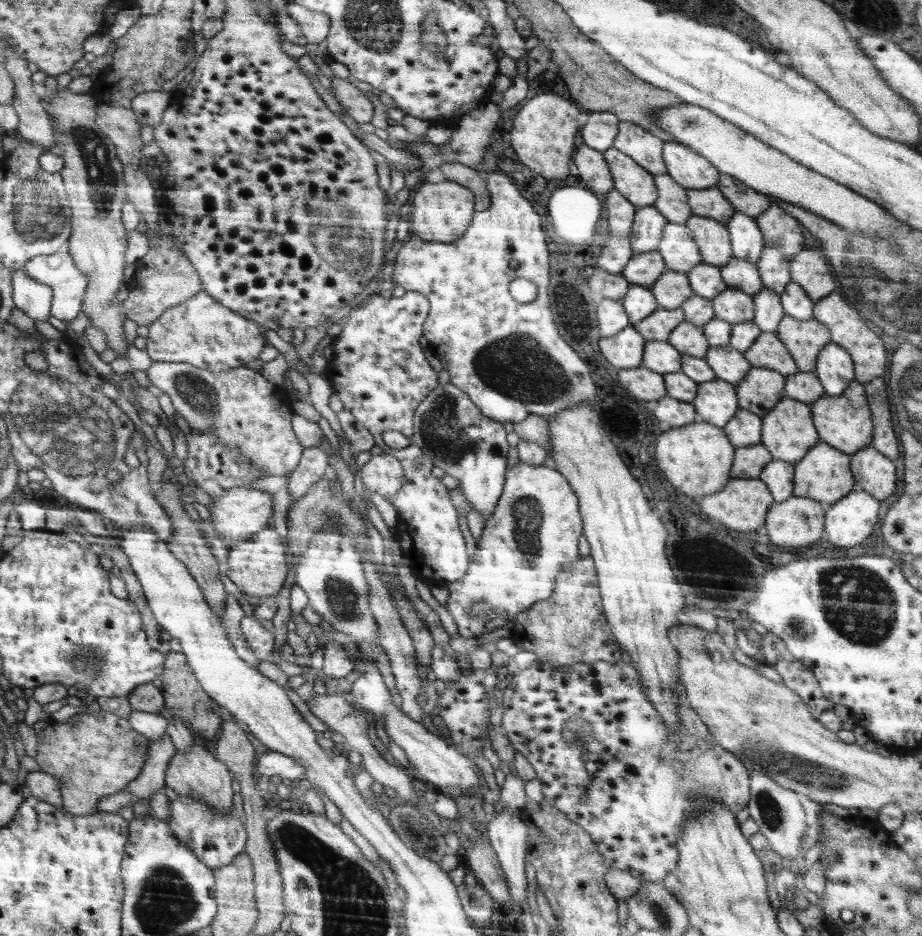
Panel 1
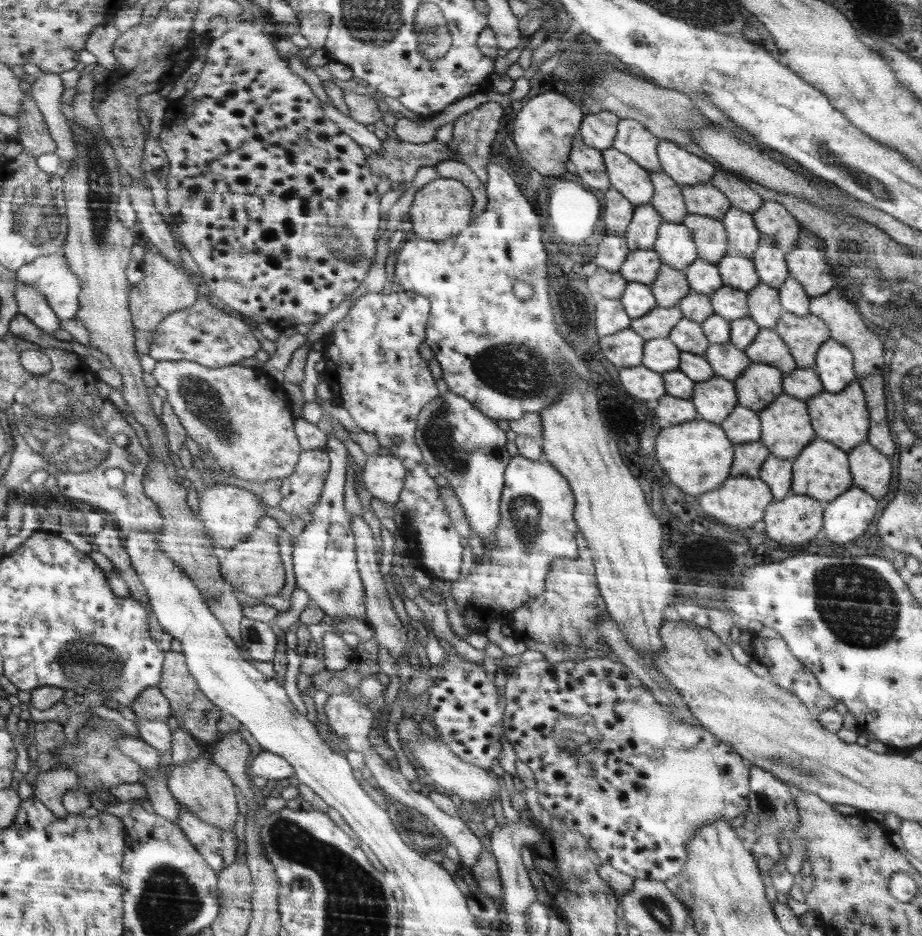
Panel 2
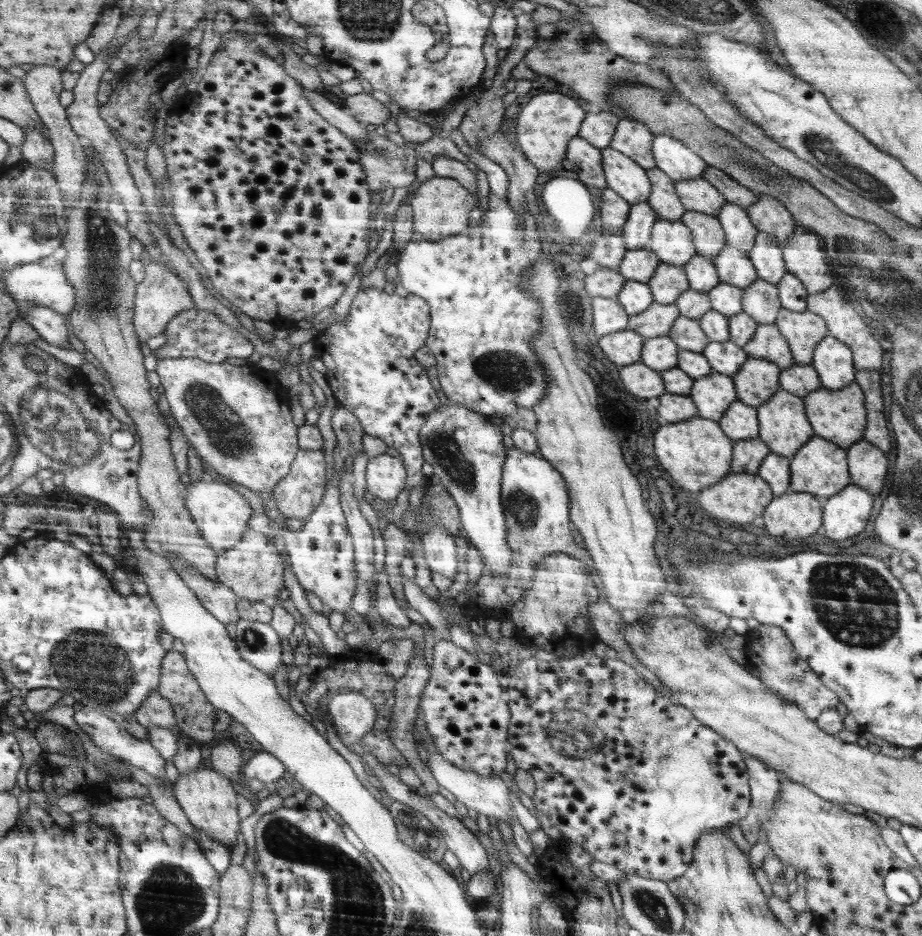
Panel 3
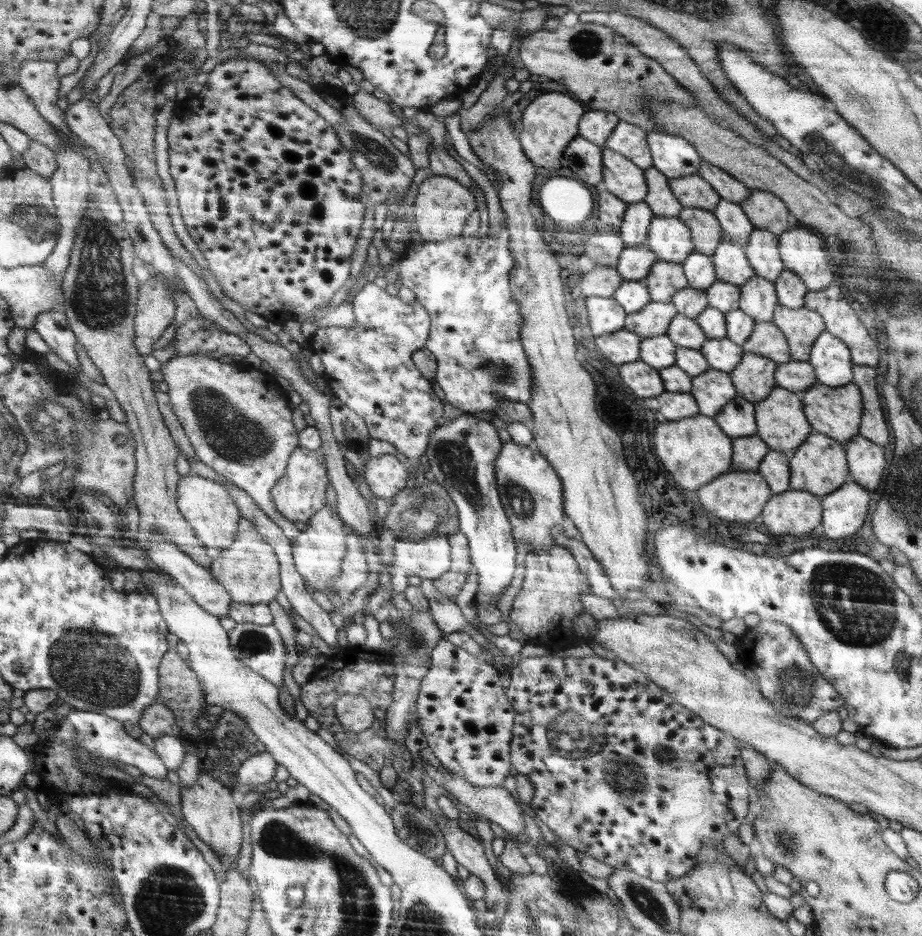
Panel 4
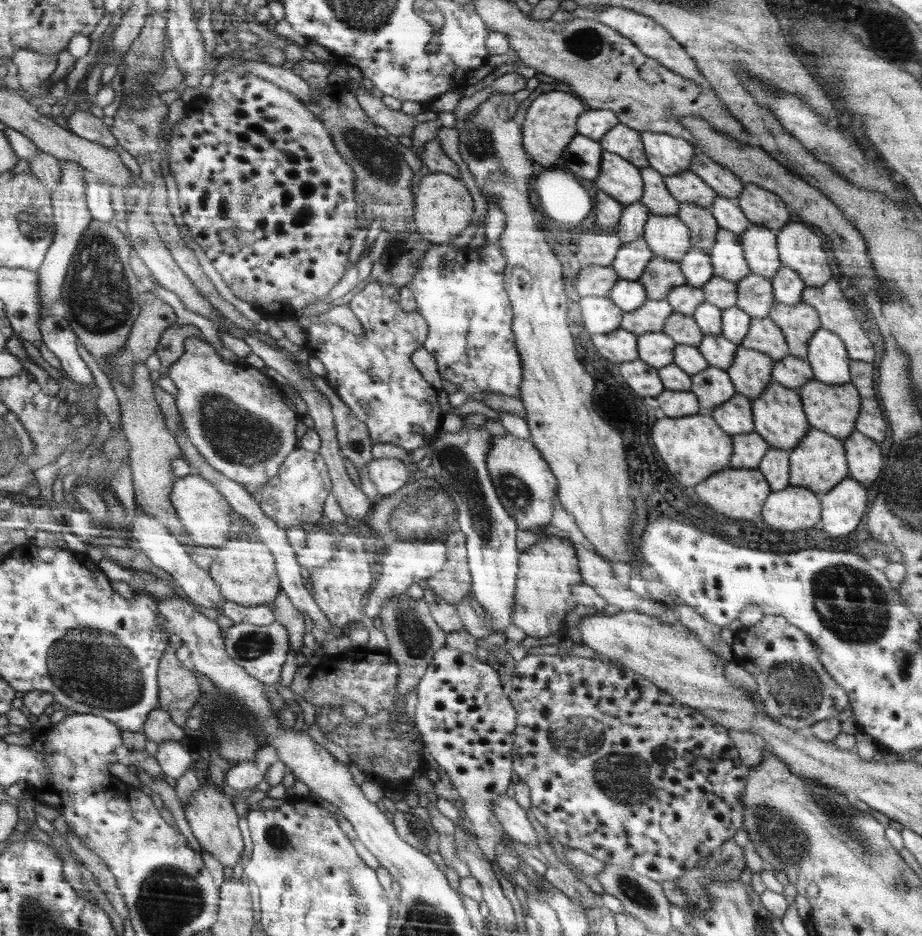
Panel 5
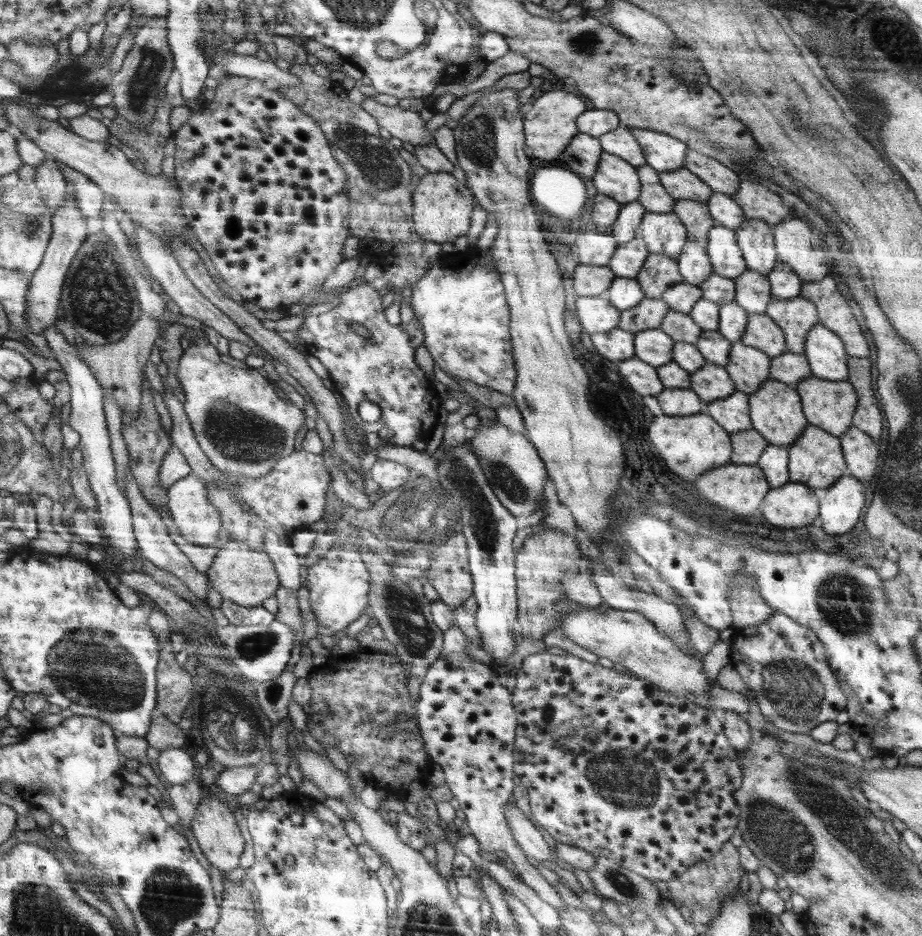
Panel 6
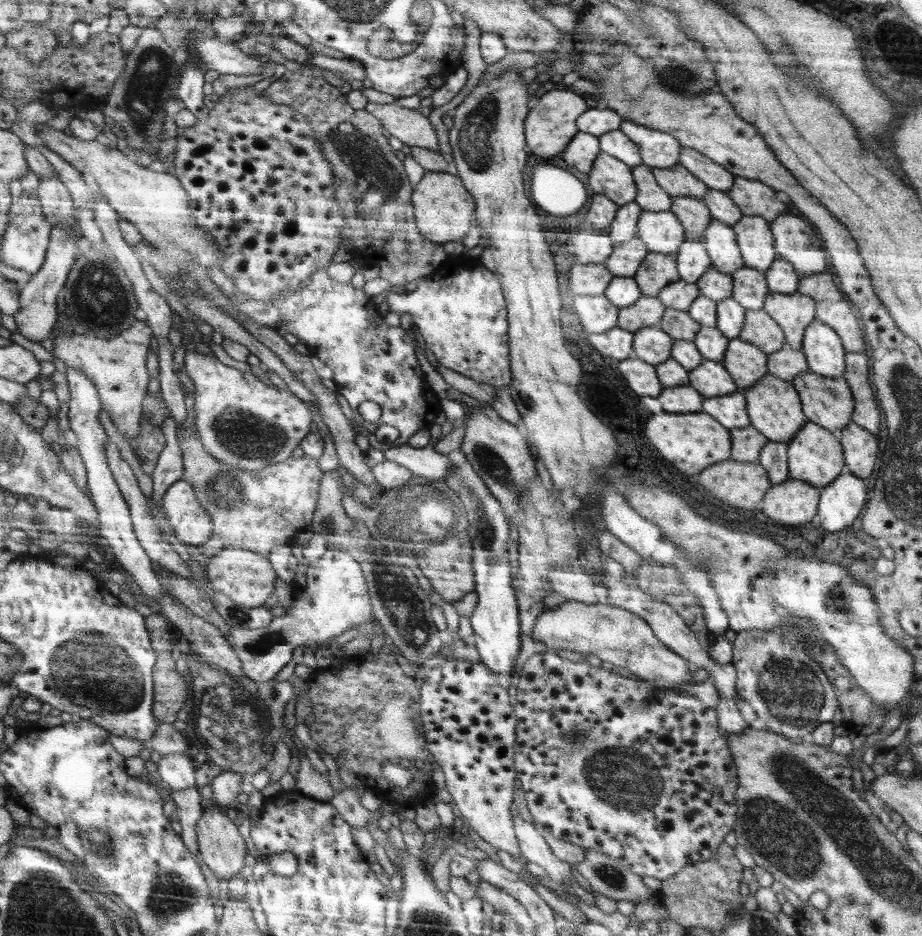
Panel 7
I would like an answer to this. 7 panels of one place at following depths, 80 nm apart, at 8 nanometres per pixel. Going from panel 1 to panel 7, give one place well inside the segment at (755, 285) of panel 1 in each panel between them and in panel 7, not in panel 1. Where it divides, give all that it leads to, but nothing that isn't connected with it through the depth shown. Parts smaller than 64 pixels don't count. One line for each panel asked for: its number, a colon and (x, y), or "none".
2: (736, 271)
3: (733, 267)
4: (730, 263)
5: (727, 258)
6: (726, 259)
7: (719, 239)

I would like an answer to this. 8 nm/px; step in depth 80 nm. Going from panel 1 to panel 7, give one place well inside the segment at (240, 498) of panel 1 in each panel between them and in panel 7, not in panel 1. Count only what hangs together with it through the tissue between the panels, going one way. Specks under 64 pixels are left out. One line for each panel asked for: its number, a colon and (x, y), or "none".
2: (231, 514)
3: (222, 514)
4: (210, 509)
5: (206, 515)
6: (199, 521)
7: (191, 524)

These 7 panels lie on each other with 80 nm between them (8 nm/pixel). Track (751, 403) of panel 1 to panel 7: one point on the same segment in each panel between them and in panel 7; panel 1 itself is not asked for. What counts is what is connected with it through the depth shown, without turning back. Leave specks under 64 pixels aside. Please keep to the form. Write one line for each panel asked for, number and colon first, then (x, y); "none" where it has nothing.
2: (760, 384)
3: (758, 380)
4: (754, 378)
5: (751, 371)
6: (748, 367)
7: (746, 363)

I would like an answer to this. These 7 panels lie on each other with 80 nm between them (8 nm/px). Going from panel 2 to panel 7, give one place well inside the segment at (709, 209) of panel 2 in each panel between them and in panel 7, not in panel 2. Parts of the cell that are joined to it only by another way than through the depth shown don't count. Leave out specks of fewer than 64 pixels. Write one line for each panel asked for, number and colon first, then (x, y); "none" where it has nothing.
3: (698, 195)
4: (692, 191)
5: (688, 187)
6: (681, 184)
7: (677, 181)

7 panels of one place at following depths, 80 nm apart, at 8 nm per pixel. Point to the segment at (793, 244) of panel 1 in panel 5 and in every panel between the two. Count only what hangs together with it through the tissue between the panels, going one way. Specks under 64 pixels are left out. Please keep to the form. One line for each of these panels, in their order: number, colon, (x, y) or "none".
2: (773, 219)
3: (769, 214)
4: (766, 211)
5: (761, 206)

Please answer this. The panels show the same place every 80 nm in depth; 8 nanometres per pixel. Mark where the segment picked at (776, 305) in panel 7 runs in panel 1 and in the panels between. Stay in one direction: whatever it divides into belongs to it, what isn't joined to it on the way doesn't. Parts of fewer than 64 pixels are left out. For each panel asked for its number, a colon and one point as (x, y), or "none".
1: (804, 339)
2: (804, 336)
3: (805, 330)
4: (802, 327)
5: (799, 322)
6: (796, 317)

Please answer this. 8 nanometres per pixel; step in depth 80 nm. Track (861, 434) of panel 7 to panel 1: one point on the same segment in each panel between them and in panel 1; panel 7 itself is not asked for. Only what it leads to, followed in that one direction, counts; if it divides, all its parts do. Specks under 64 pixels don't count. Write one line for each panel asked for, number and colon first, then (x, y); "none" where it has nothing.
1: (875, 473)
2: (872, 471)
3: (868, 465)
4: (866, 460)
5: (865, 460)
6: (860, 451)

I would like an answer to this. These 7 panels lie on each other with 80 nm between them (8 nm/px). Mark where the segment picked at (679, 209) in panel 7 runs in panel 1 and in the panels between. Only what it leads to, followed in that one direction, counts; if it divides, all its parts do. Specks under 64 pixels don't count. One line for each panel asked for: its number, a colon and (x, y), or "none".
1: (712, 236)
2: (709, 234)
3: (708, 236)
4: (706, 231)
5: (701, 222)
6: (695, 216)

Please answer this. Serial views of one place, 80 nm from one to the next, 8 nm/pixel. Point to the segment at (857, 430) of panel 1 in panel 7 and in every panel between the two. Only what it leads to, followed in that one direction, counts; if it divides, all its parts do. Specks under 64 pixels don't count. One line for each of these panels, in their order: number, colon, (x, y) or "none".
2: (843, 419)
3: (840, 416)
4: (837, 412)
5: (834, 409)
6: (831, 405)
7: (828, 401)

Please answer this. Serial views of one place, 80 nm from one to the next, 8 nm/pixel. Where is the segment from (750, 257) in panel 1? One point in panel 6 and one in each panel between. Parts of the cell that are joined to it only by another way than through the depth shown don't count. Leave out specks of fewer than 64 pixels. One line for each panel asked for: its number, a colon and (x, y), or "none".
2: (743, 235)
3: (740, 231)
4: (732, 218)
5: (727, 211)
6: (725, 211)

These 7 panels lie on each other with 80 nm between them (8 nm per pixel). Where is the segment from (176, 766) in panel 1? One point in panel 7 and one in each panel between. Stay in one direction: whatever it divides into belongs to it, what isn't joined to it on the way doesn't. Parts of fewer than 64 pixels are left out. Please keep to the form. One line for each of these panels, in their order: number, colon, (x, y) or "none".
2: (203, 788)
3: (207, 798)
4: (207, 805)
5: (214, 823)
6: (213, 825)
7: (222, 848)

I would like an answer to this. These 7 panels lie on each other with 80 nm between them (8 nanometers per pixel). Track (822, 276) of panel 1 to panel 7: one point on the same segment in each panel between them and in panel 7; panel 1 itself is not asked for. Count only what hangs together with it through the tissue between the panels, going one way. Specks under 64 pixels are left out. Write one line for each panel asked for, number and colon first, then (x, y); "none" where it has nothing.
2: (807, 265)
3: (804, 258)
4: (802, 252)
5: (800, 249)
6: (796, 244)
7: (794, 242)

